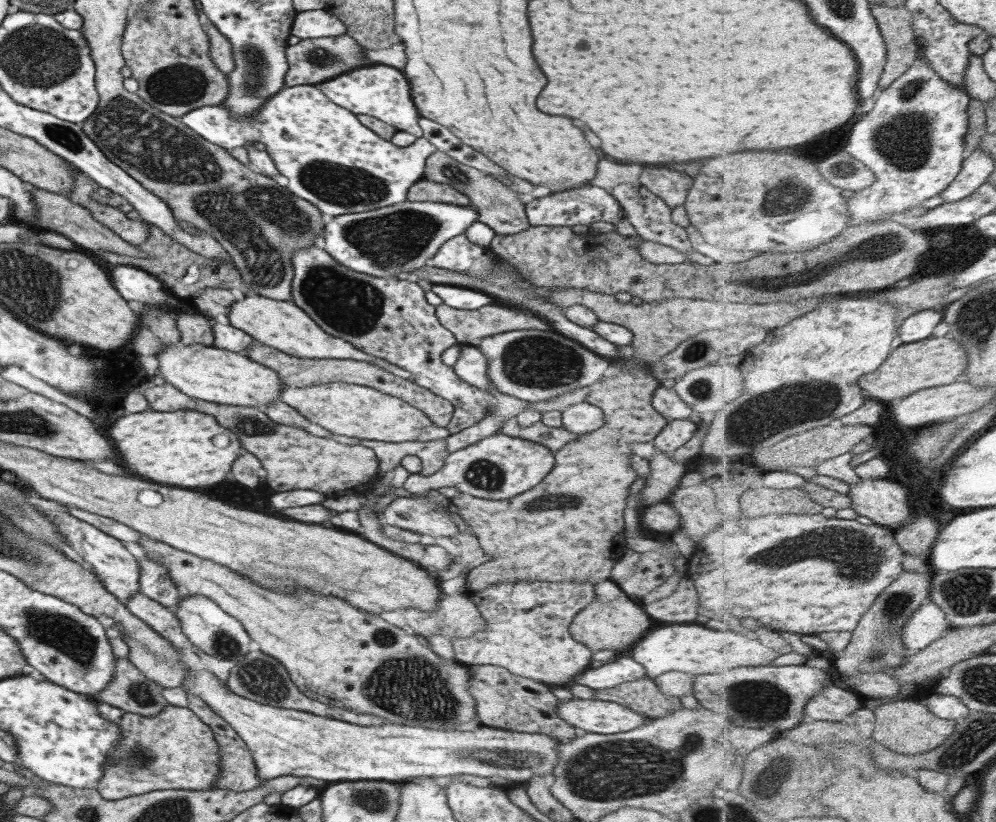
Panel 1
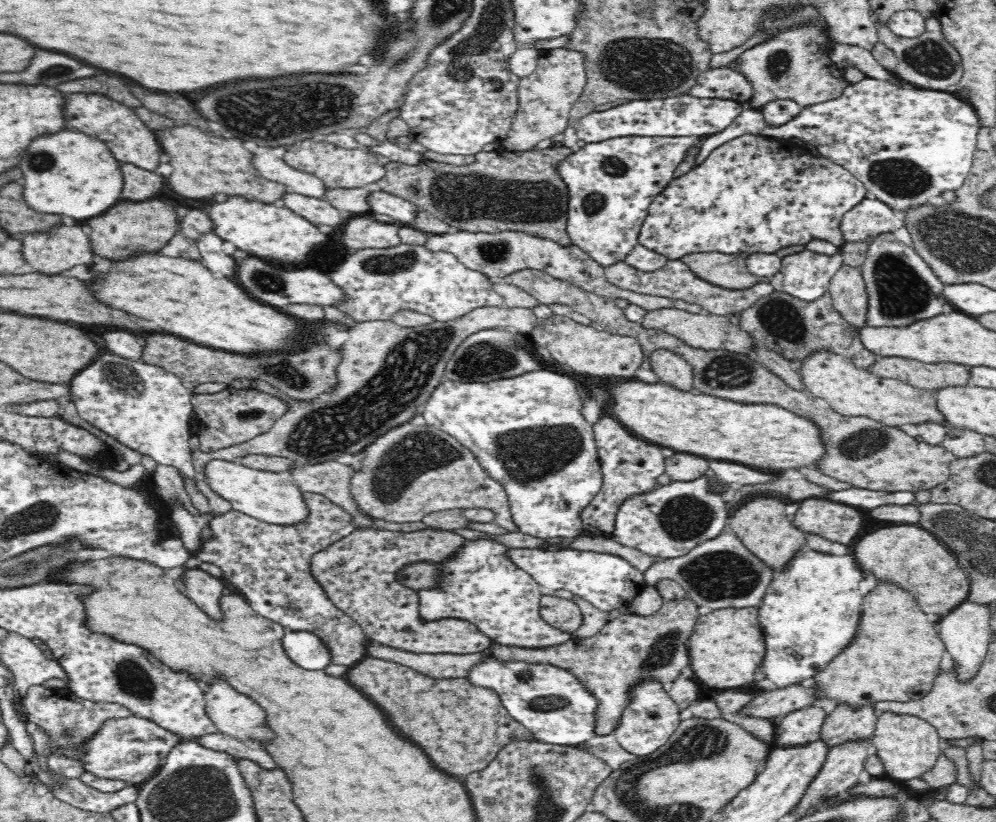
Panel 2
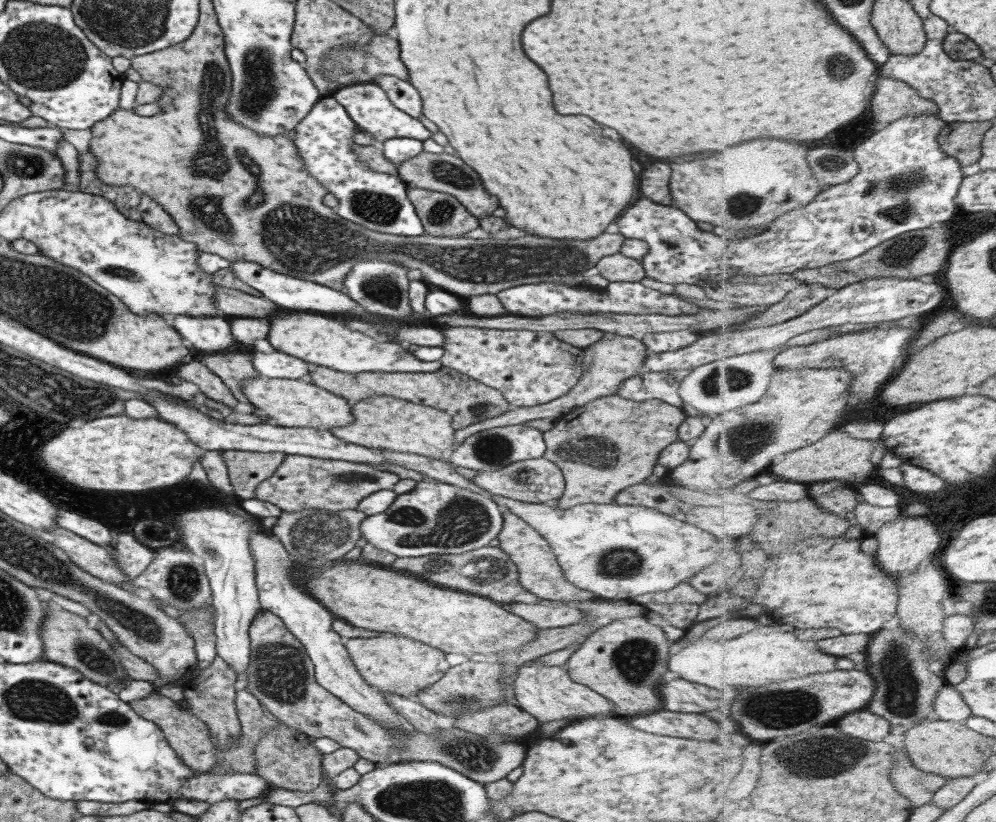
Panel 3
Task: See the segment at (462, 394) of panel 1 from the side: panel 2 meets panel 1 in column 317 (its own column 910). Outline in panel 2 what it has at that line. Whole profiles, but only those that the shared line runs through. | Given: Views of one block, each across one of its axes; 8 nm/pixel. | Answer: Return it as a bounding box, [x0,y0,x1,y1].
[860,234,956,328]

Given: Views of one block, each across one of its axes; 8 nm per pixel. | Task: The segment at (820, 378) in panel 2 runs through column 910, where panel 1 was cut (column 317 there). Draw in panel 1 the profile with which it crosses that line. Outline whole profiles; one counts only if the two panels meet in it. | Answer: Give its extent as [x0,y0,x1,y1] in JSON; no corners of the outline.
[279,383,449,442]

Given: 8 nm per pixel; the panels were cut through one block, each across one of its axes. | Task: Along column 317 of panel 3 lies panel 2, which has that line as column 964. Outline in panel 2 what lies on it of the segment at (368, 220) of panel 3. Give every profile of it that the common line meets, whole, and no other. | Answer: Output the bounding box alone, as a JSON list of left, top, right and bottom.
[693,78,979,214]

